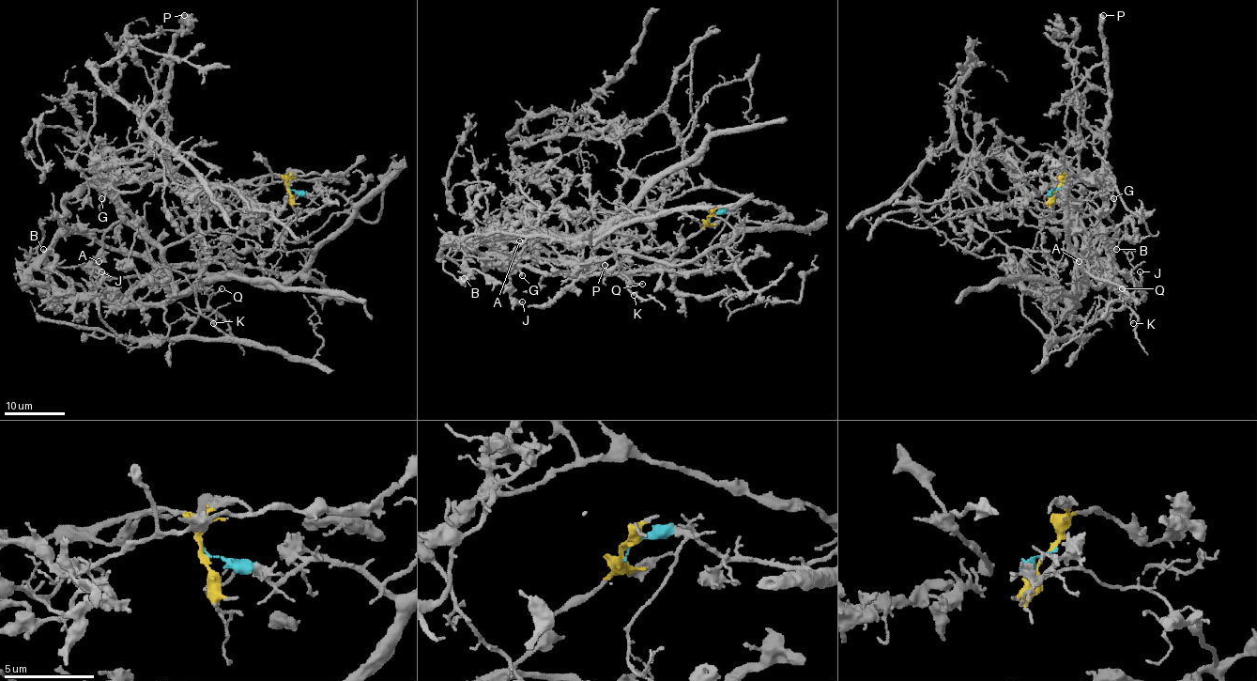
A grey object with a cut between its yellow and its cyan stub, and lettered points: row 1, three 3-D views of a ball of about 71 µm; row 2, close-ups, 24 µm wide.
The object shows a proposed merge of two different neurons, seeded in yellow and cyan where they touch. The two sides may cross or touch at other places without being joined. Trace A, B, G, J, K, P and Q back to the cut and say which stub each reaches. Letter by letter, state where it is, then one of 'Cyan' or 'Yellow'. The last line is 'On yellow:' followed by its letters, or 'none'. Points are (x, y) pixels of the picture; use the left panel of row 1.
A: Place: (99, 261). Cyan
B: Place: (43, 249). Yellow
G: Place: (101, 198). Yellow
J: Place: (101, 271). Yellow
K: Place: (213, 323). Cyan
P: Place: (184, 15). Yellow
Q: Place: (222, 288). Cyan
On yellow: B, G, J, P

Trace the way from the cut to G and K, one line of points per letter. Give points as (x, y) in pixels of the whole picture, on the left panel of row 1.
G: (289, 190), (277, 174), (257, 185), (221, 186), (194, 185), (164, 171), (103, 181), (98, 188), (102, 198)
K: (289, 188), (336, 191), (353, 215), (278, 286), (162, 265), (223, 337), (189, 335), (208, 306), (213, 323)

